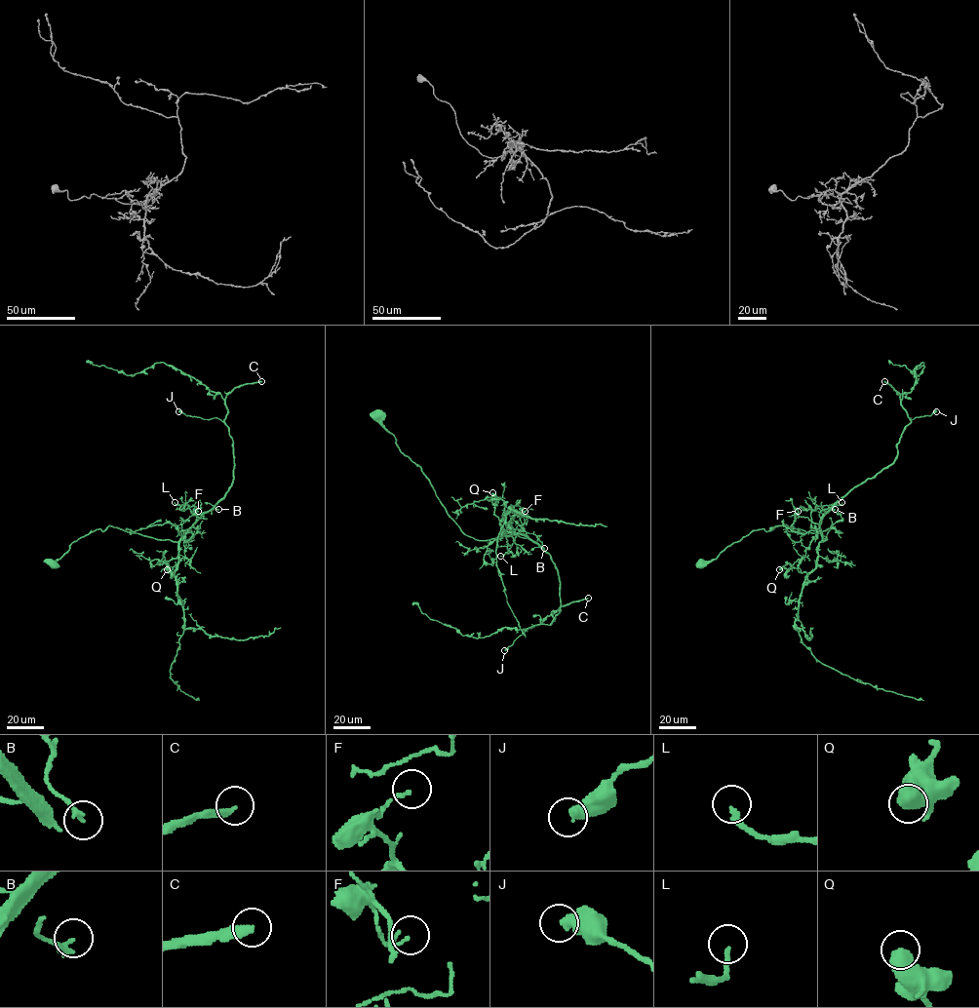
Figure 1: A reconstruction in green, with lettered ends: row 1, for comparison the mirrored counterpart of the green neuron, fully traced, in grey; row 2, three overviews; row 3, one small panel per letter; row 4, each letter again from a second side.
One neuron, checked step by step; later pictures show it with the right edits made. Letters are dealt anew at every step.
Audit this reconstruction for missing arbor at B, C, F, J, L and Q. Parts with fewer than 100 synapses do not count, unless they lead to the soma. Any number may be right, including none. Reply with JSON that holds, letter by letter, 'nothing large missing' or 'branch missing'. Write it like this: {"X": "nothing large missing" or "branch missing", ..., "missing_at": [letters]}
{"B": "nothing large missing", "C": "branch missing", "F": "nothing large missing", "J": "nothing large missing", "L": "nothing large missing", "Q": "nothing large missing", "missing_at": ["C"]}

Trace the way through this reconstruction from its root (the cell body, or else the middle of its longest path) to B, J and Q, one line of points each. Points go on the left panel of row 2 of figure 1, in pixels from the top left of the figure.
B: (53, 563), (73, 542), (96, 529), (112, 525), (177, 541), (202, 514), (218, 509)
J: (53, 563), (73, 542), (108, 525), (177, 541), (224, 497), (233, 479), (229, 429), (217, 418), (178, 411)
Q: (53, 563), (73, 542), (112, 525), (178, 541), (177, 566), (169, 572), (166, 563), (167, 569)

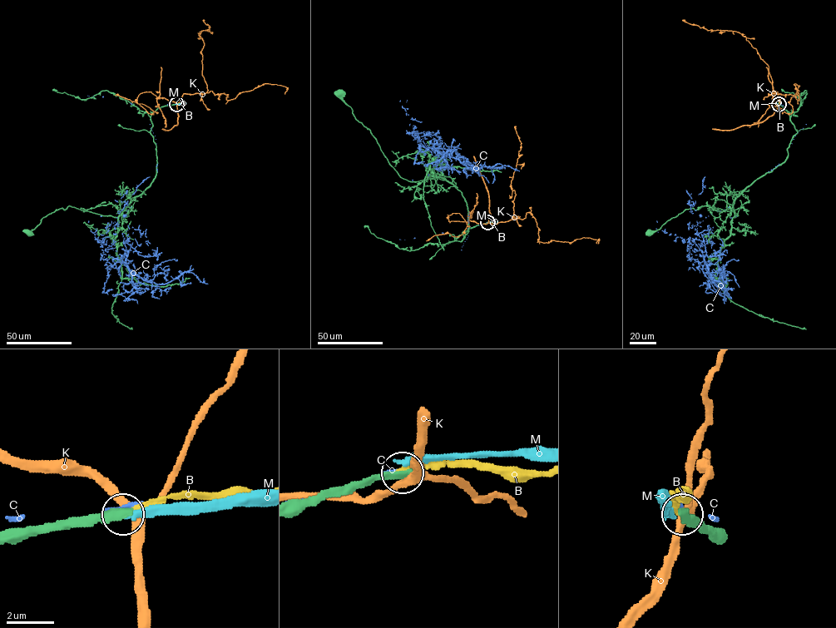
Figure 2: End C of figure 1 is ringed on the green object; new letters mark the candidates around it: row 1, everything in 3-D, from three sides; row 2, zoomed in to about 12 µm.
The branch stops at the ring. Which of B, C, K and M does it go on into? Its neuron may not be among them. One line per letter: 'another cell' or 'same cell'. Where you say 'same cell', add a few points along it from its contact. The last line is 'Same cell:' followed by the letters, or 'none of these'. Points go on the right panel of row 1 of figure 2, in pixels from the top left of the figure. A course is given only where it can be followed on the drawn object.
B: same cell
C: another cell
K: another cell
M: another cell
Same cell: B

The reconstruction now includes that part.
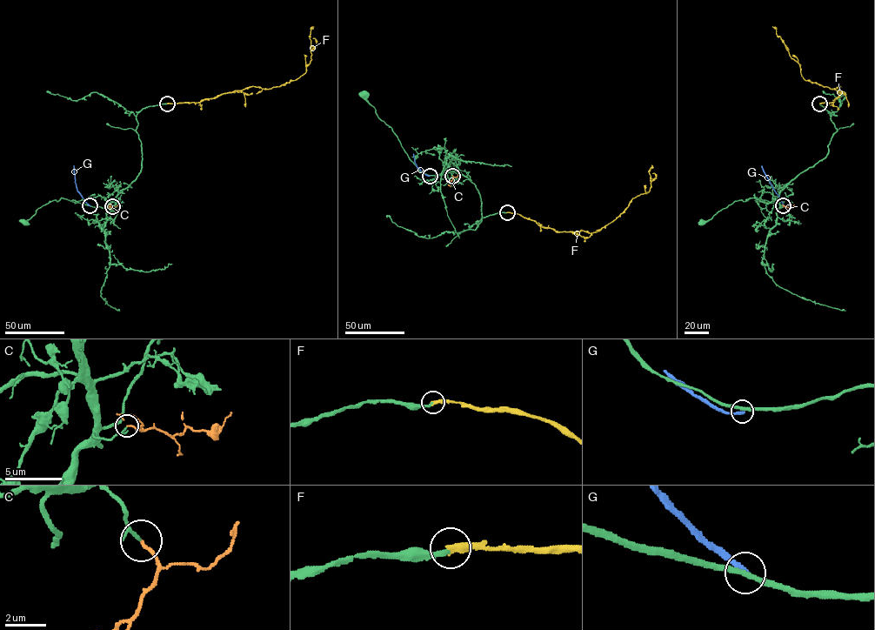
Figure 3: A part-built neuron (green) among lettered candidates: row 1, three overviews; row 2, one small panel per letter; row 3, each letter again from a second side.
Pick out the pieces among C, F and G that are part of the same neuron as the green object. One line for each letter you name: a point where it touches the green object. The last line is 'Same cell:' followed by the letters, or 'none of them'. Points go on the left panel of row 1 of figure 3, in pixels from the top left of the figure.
C: Touches green at (112, 206)
F: Touches green at (167, 103)
Same cell: C, F

